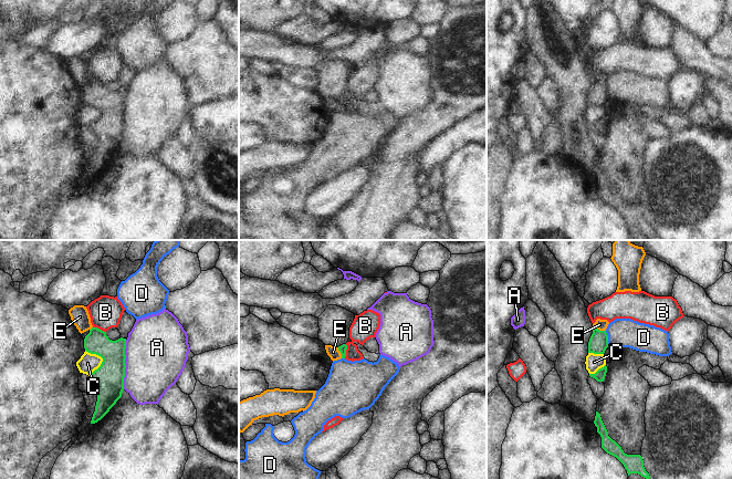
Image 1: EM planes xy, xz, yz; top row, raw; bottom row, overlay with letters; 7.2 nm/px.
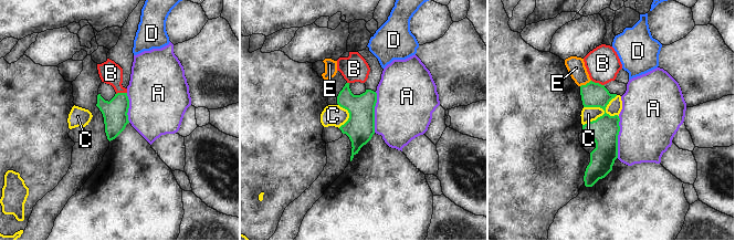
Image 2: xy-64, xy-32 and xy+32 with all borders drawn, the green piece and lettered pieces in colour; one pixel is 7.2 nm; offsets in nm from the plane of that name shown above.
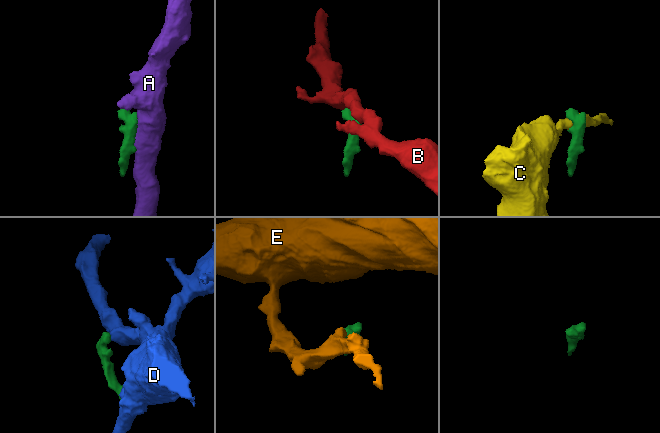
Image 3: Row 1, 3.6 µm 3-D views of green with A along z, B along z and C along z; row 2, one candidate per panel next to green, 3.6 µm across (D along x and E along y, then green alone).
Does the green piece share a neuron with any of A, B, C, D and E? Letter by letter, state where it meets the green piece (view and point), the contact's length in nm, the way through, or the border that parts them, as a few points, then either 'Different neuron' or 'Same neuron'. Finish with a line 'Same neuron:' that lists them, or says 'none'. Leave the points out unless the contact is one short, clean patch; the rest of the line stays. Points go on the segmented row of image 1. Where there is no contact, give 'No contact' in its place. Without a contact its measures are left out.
A: Touches green at xy (125, 364). Shared border 360 nm. Different neuron
B: Touches green at xz (345, 351). Shared border 110 nm. Boundary: xz (346, 344), (346, 355), (344, 357). Different neuron
C: Touches green at xy (103, 360). Shared border 190 nm. Boundary: xy (85, 350), (97, 354), (102, 358), (102, 363), (89, 375). Different neuron
D: Touches green at yz (607, 337). Shared border 100 nm. Boundary: yz (605, 331), (608, 343). Different neuron
E: Touches green at yz (598, 330). Shared border 90 nm. Boundary: yz (594, 327), (605, 331). Different neuron
Same neuron: none.

